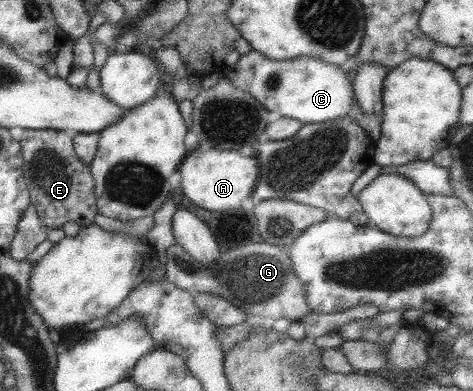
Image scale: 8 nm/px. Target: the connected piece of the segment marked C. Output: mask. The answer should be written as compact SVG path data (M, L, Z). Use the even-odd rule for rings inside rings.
M252 48L240 55L235 73L232 84L255 98L272 115L315 124L325 124L337 117L351 117L371 139L379 139L382 116L362 113L354 98L351 75L341 70L340 66L303 56L273 61Z

